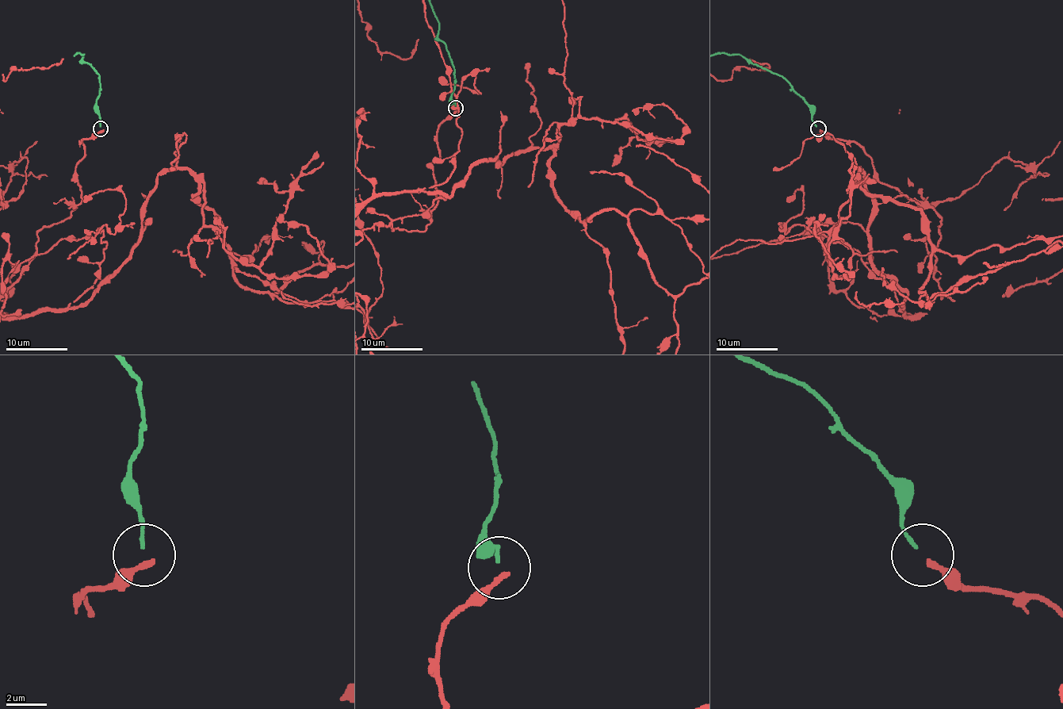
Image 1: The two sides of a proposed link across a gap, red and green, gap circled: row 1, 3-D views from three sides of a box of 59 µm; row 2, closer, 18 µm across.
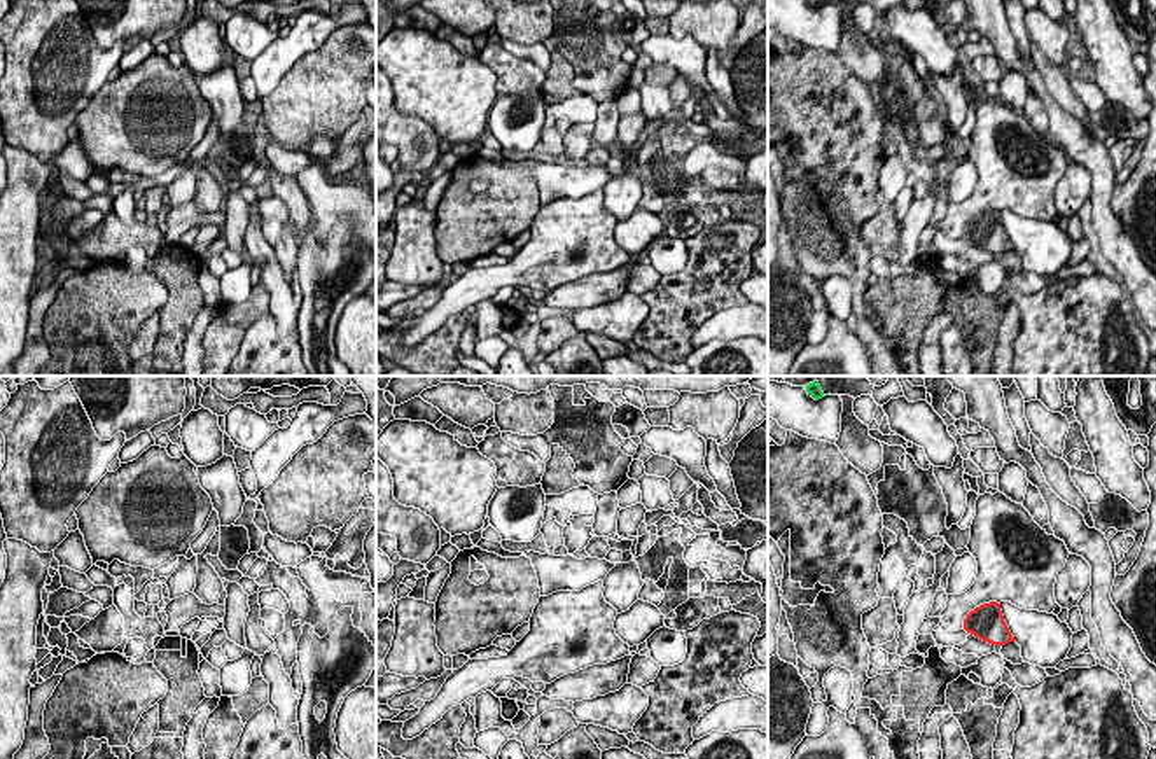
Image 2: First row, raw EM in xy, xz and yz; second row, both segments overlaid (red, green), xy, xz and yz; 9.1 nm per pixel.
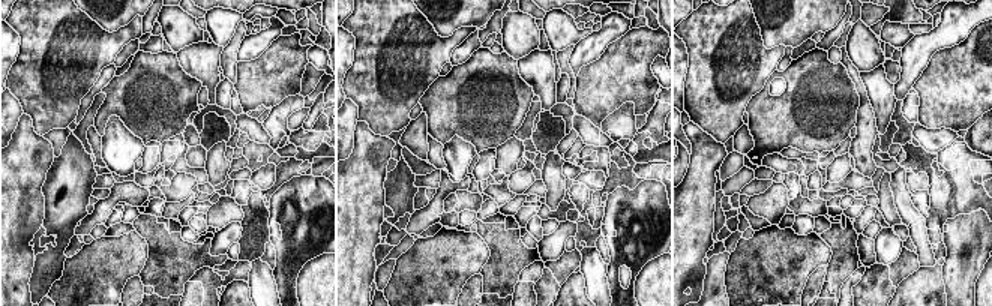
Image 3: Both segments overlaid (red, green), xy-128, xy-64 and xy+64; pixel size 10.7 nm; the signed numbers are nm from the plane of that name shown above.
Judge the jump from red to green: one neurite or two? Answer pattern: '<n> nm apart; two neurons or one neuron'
2400 nm apart; two neurons

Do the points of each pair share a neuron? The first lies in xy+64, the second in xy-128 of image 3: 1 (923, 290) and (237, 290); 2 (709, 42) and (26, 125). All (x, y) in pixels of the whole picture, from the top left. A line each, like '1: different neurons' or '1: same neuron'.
1: same neuron
2: different neurons

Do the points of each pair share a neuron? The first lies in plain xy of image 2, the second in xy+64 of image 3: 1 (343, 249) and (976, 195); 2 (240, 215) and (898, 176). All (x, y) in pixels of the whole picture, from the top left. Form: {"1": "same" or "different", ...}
{"1": "different", "2": "different"}

